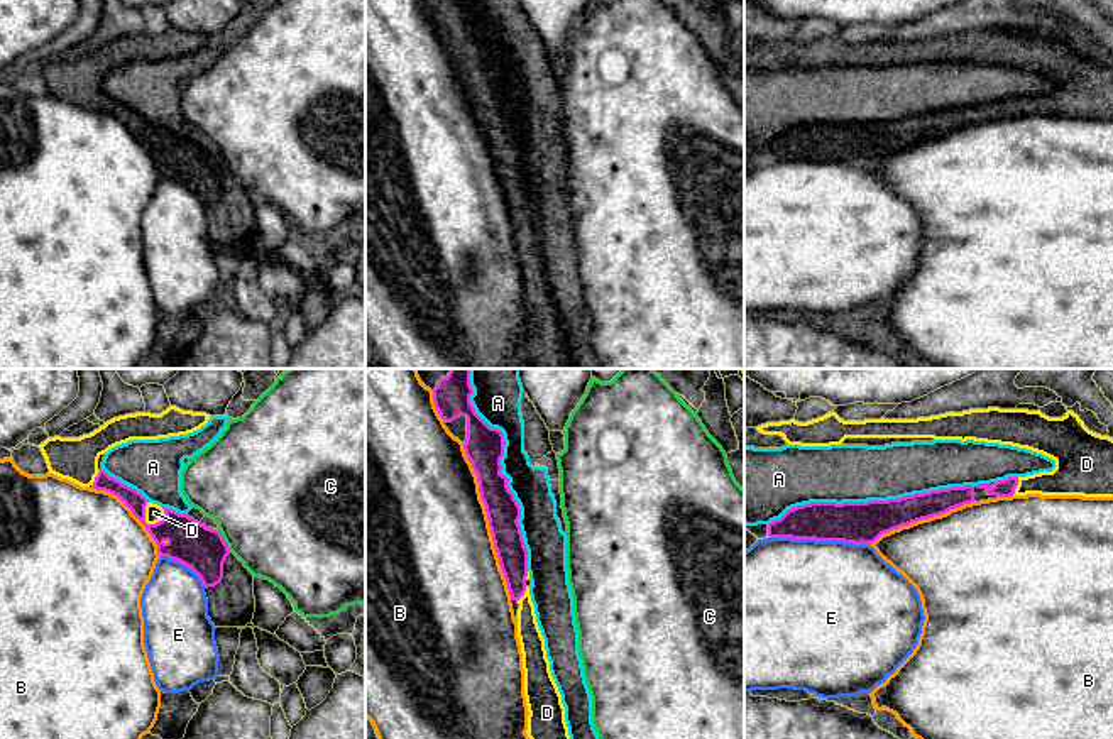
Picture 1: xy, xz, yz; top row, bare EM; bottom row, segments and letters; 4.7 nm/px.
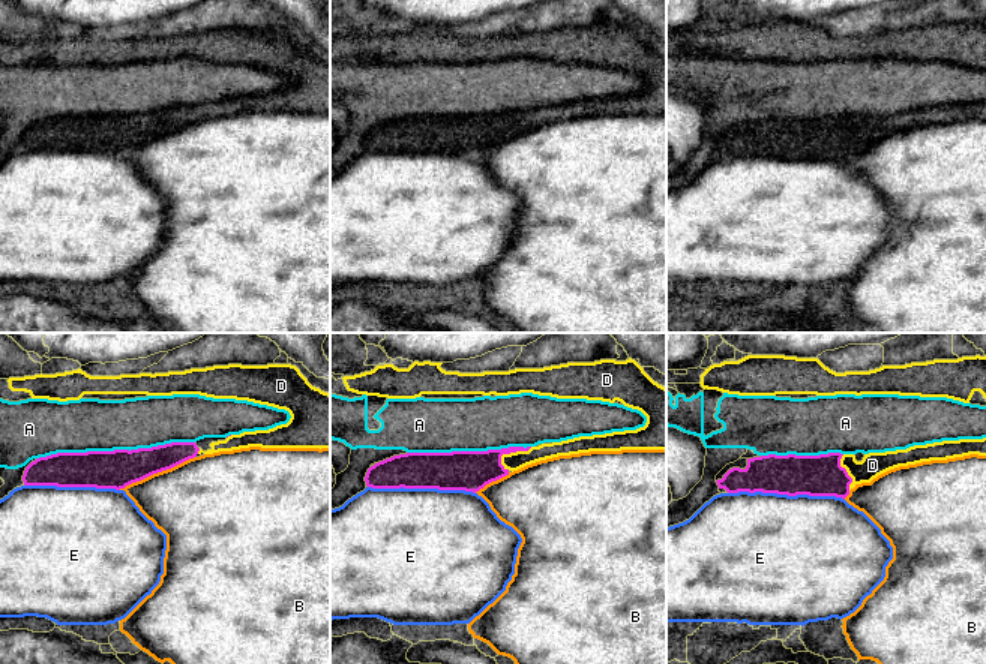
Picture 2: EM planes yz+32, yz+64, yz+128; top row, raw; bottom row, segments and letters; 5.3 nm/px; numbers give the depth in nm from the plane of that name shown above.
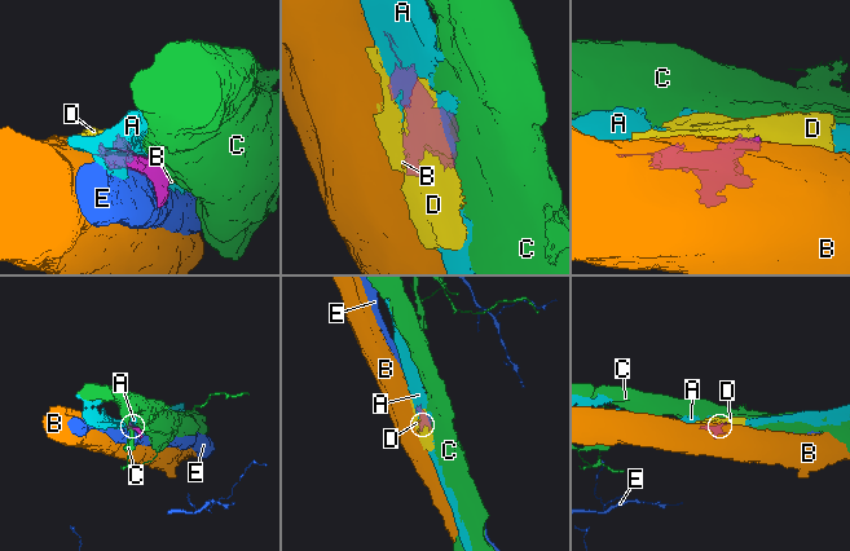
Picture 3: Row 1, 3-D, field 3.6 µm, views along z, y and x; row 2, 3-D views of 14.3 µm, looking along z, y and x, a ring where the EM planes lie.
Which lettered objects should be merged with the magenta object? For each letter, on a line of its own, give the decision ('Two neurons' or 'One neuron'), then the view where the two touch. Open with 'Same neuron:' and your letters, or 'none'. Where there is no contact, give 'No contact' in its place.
Same neuron: D
A: Two neurons. Touches magenta in xz
B: Two neurons. Touches magenta in xz
C: Two neurons. Touches magenta in xy
D: One neuron. Touches magenta in xy
E: Two neurons. Touches magenta in yz

